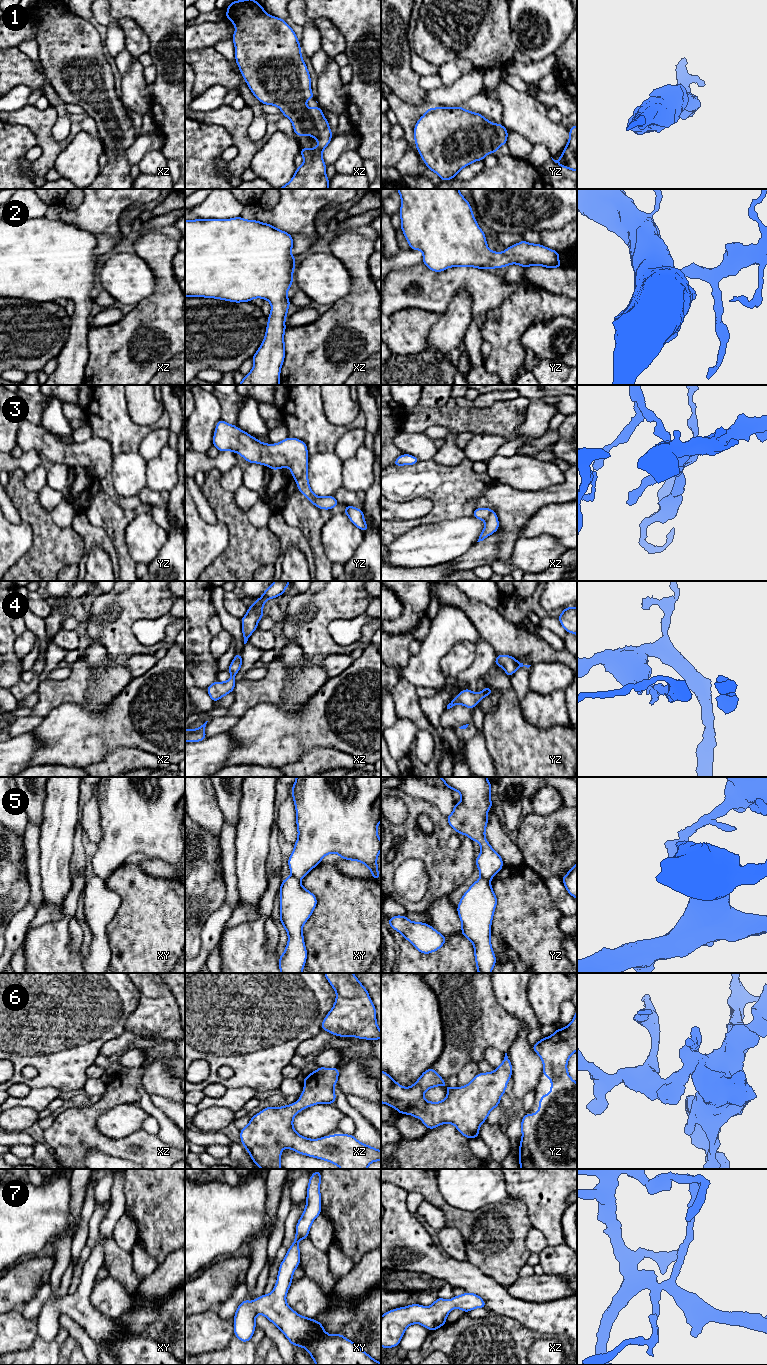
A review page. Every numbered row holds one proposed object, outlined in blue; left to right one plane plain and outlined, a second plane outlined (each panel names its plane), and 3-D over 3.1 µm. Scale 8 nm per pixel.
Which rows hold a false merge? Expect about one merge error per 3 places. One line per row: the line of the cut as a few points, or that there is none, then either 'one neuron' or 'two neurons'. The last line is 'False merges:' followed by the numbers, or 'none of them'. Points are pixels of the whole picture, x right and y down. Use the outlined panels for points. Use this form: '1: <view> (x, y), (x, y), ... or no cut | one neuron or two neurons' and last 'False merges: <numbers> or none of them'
1: no cut | one neuron
2: no cut | one neuron
3: no cut | one neuron
4: no cut | one neuron
5: yz (481, 876), (489, 880) | two neurons
6: no cut | one neuron
7: no cut | one neuron
False merges: 5

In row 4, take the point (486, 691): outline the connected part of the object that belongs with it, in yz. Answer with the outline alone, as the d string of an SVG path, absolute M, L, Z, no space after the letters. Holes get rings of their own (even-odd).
M486 686L481 693L474 693L469 688L462 690L448 705L447 709L452 708L457 704L462 704L463 706L473 709L483 697L487 697L492 693L492 689Z

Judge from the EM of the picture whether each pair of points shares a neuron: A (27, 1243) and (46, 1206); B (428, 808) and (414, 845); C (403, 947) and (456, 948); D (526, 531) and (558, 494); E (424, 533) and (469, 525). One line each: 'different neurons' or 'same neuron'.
A: same neuron
B: same neuron
C: same neuron
D: different neurons
E: same neuron

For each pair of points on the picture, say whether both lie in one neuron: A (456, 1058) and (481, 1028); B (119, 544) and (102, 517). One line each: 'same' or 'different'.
A: same
B: same

